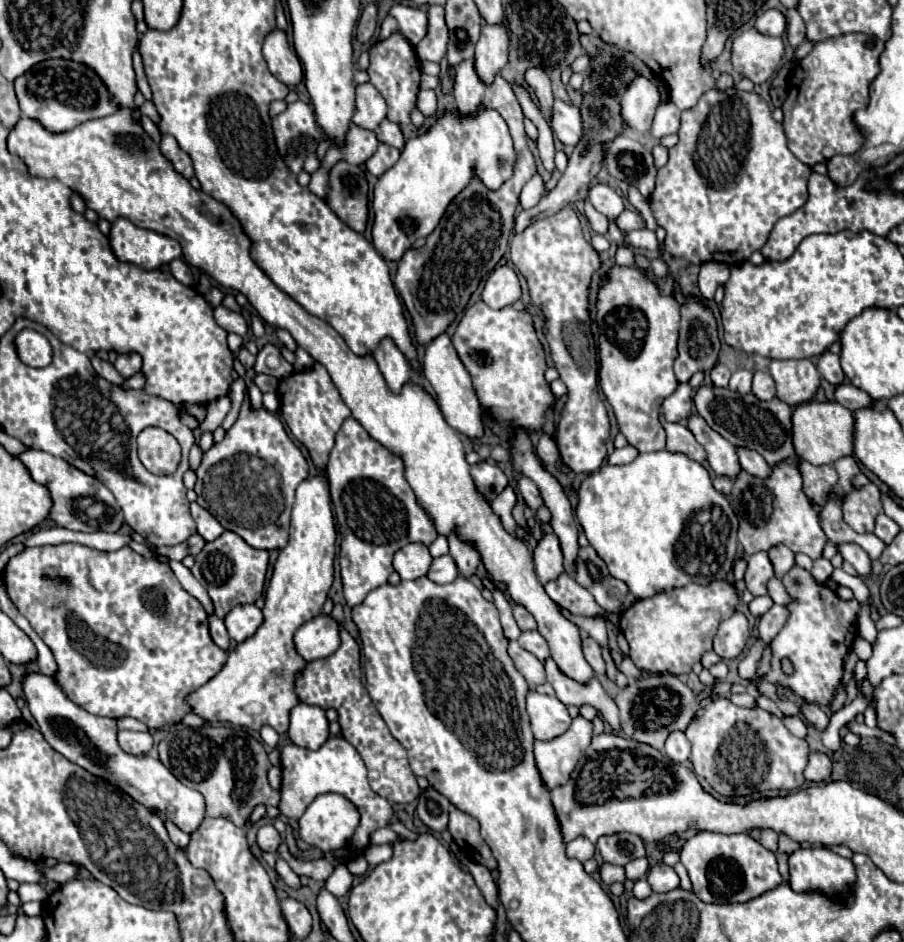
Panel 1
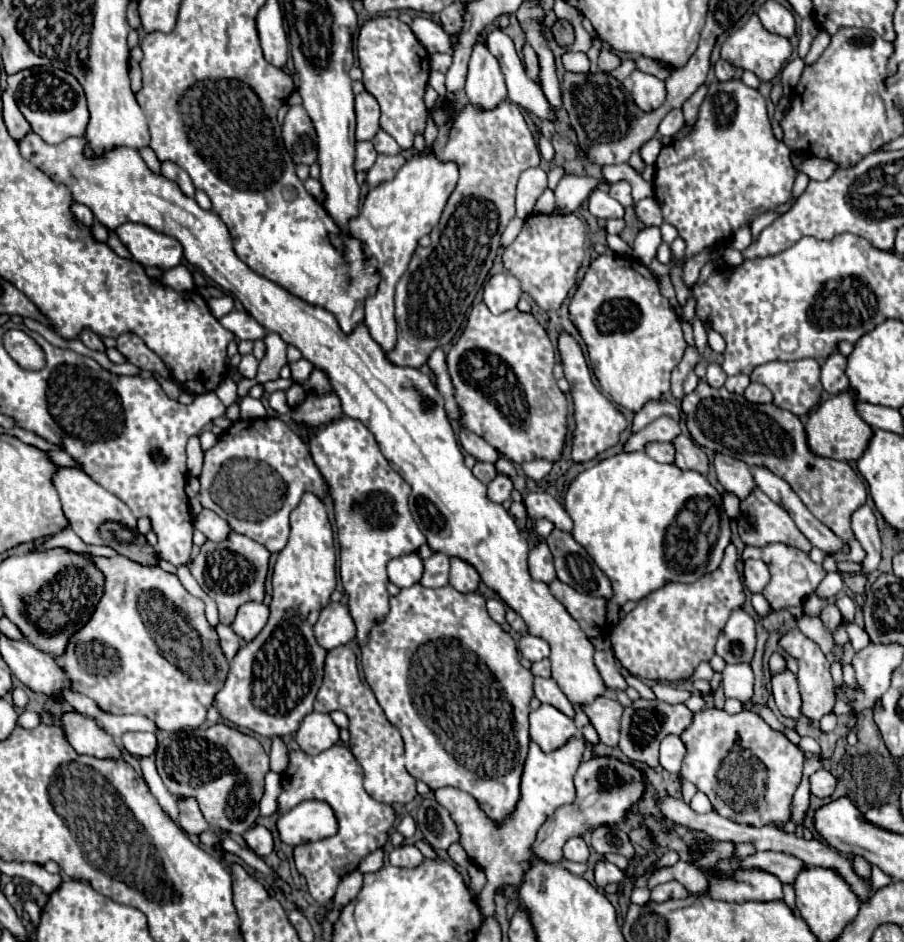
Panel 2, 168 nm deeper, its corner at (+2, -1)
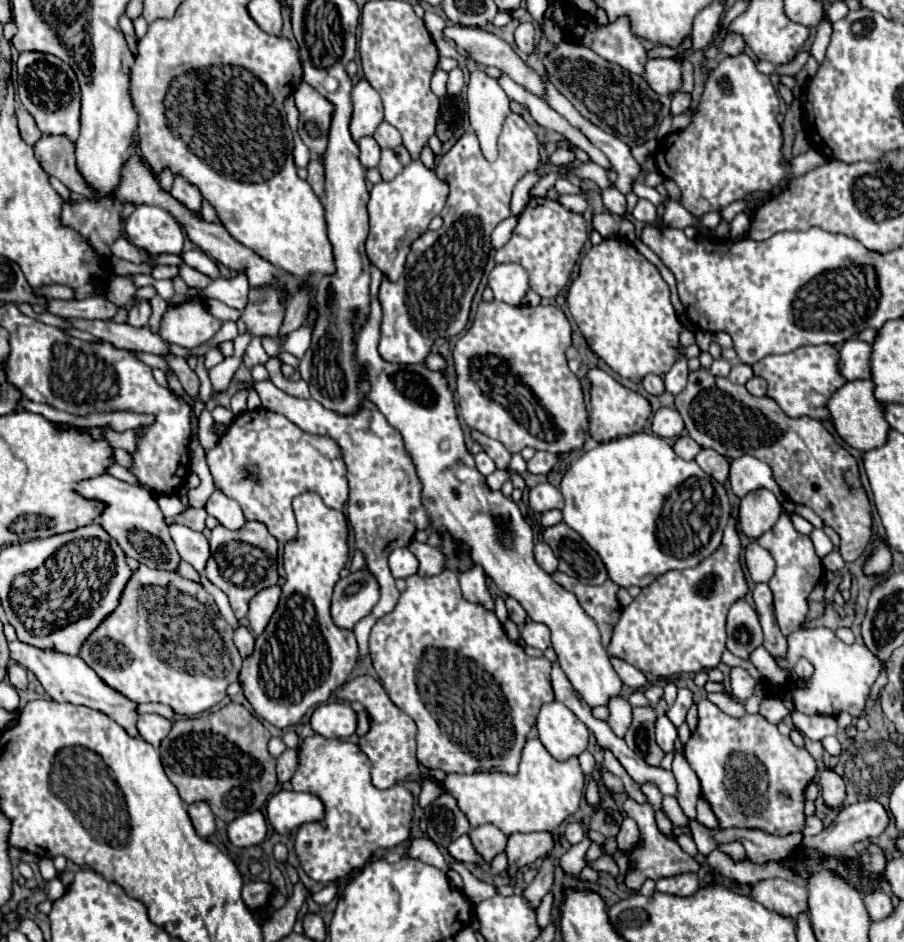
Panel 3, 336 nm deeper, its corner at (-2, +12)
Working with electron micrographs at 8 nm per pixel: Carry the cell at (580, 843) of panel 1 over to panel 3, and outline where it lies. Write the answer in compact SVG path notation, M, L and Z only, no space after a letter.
M568 824L568 828L566 828L566 840L570 844L578 844L578 842L582 842L582 838L584 838L582 826L580 824Z

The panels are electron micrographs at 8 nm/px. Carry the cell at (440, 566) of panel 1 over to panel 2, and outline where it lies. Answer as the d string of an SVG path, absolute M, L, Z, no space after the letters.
M434 553L430 559L424 561L424 573L420 585L424 587L444 587L448 583L450 559L444 553Z

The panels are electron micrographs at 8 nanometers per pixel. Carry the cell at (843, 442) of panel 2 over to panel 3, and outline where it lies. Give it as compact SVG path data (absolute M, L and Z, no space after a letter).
M852 380L846 382L842 388L838 388L832 398L828 400L828 410L830 410L830 418L834 424L836 434L852 448L856 450L872 450L878 448L886 442L888 436L888 422L884 420L882 414L882 406L880 402L874 398L874 382L872 380Z

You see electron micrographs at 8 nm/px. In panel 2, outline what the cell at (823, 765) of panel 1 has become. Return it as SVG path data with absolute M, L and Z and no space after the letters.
M818 769L812 777L810 777L810 787L812 787L812 793L816 797L830 797L834 793L834 787L836 787L836 779L832 773L828 773L826 769Z

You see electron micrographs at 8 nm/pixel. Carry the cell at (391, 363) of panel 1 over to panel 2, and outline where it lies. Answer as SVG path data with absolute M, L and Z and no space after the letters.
M434 153L416 155L410 159L392 181L386 181L374 189L364 199L360 215L351 219L348 229L356 237L364 253L378 263L380 283L374 295L366 299L364 323L370 329L374 341L390 351L396 345L396 319L394 319L394 287L404 275L420 237L428 235L434 225L438 225L442 209L454 191L458 181L458 167L454 163L440 163Z

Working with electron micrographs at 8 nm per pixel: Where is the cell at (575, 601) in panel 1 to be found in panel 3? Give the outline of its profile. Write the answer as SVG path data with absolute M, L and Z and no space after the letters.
M554 572L552 578L578 598L584 612L598 624L598 630L602 634L602 644L608 646L612 638L612 628L620 618L620 604L616 600L618 586L612 580L606 580L600 586L586 586L574 580L572 576L566 576L564 572Z

